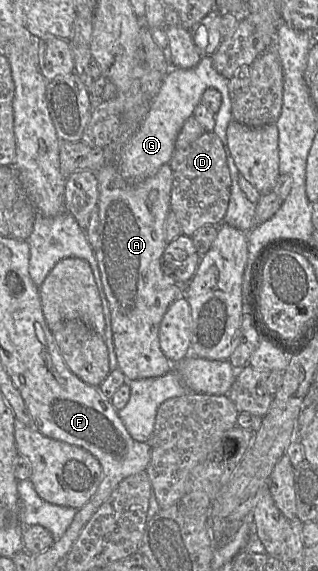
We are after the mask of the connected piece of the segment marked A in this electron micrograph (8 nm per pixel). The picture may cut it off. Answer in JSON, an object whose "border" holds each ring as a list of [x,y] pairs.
{"border":[[[112,160],[97,171],[97,177],[100,246],[95,249],[95,257],[109,304],[112,341],[118,368],[127,381],[160,377],[173,368],[173,364],[160,348],[158,336],[160,323],[169,306],[178,297],[184,297],[186,286],[178,285],[173,279],[166,276],[161,267],[161,258],[167,246],[165,222],[170,212],[172,169],[169,164],[164,164],[153,176],[138,184],[130,184],[122,178]]]}

